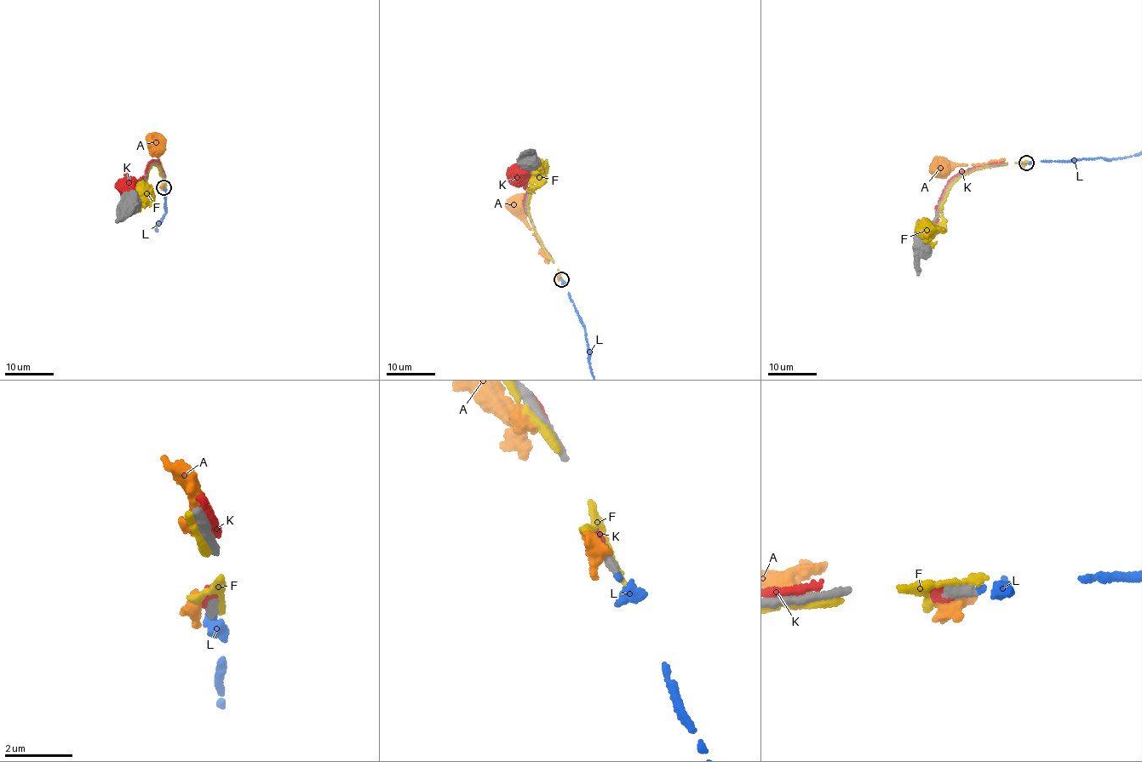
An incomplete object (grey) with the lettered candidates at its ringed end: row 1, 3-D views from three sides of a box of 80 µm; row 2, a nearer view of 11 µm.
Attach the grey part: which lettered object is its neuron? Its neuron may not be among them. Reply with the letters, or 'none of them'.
L

